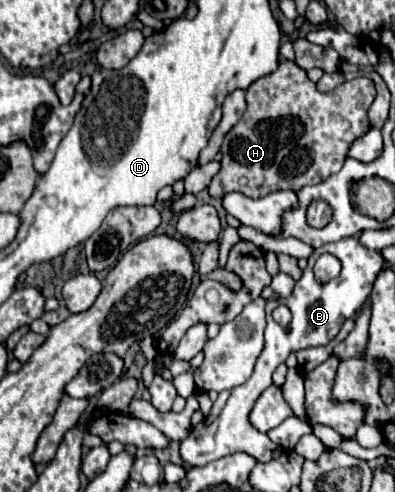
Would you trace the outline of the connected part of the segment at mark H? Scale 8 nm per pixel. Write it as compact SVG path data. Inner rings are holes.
M280 60L276 72L262 76L246 88L248 108L222 142L222 170L212 178L212 198L242 192L262 198L276 190L298 192L336 174L354 140L370 128L368 108L376 98L370 78L354 78L330 92L320 92L306 72L290 60Z

